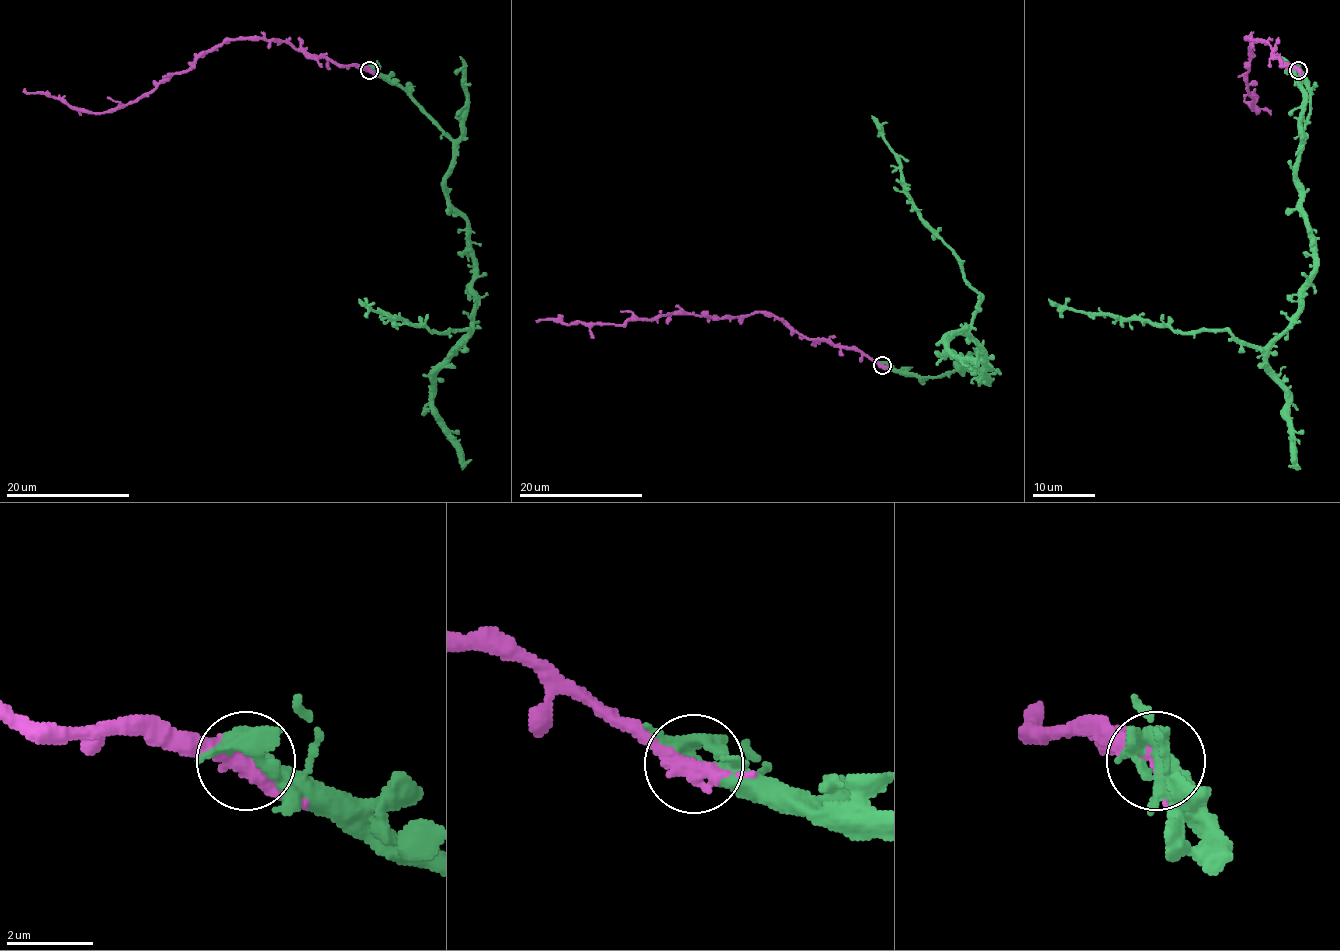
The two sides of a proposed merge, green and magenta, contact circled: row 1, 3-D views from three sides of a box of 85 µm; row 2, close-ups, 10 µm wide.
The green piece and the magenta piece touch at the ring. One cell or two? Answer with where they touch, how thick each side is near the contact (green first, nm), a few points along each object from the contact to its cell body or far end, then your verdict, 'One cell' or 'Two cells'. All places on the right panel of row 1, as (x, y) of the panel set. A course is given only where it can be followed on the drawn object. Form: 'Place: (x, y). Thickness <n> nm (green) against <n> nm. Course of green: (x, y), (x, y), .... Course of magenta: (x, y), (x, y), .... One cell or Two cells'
Place: (1298, 70). Thickness 320 nm (green) against 400 nm. Course of green: (1299, 68), (1310, 115), (1296, 179), (1314, 277), (1291, 323), (1258, 346), (1049, 298). Course of magenta: (1299, 70), (1283, 65), (1266, 42), (1244, 39), (1251, 50), (1248, 92), (1257, 112), (1255, 89). One cell

